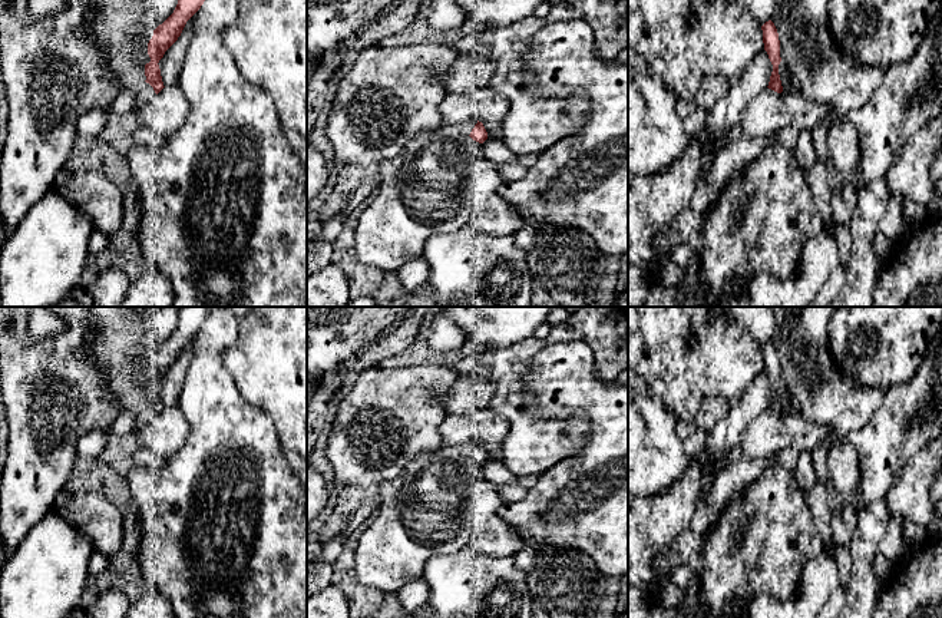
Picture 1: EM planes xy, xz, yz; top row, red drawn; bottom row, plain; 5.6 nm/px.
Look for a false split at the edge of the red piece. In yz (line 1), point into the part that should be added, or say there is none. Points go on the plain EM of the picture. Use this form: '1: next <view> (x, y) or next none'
1: next none

